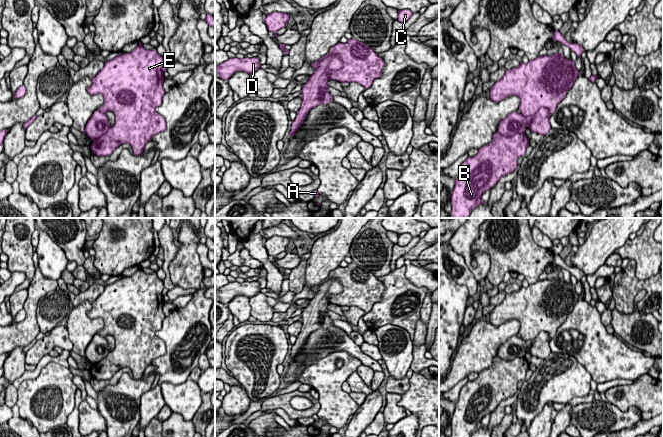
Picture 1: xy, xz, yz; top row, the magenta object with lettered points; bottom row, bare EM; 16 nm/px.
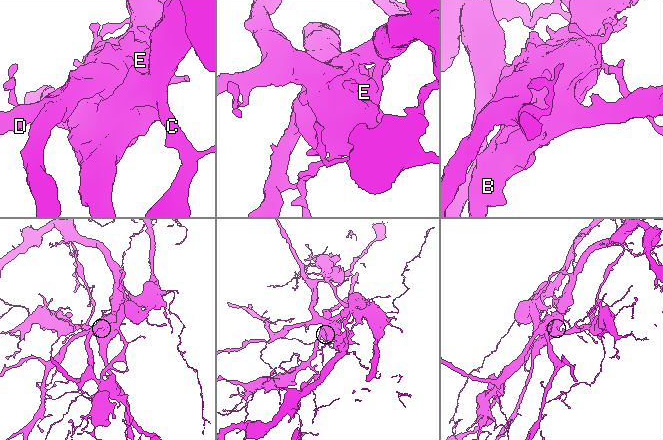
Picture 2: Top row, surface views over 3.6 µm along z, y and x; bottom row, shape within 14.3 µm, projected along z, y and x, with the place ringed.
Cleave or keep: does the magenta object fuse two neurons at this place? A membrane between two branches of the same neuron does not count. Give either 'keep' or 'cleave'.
cleave

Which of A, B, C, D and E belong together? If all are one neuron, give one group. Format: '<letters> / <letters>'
A B D E / C

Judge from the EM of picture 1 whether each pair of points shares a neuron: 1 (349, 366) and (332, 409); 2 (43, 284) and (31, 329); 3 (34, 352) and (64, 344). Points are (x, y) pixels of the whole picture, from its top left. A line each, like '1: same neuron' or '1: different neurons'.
1: same neuron
2: same neuron
3: same neuron

